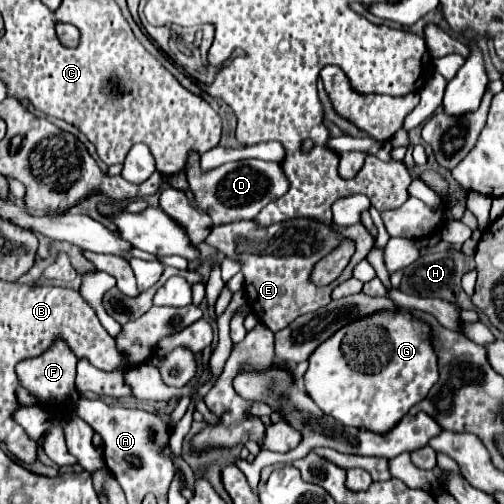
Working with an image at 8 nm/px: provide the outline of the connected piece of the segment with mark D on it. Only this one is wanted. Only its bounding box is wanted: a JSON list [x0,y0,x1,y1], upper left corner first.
[185,152,288,226]

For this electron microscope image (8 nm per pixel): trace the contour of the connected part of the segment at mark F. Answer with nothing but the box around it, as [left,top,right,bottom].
[16,338,78,404]

